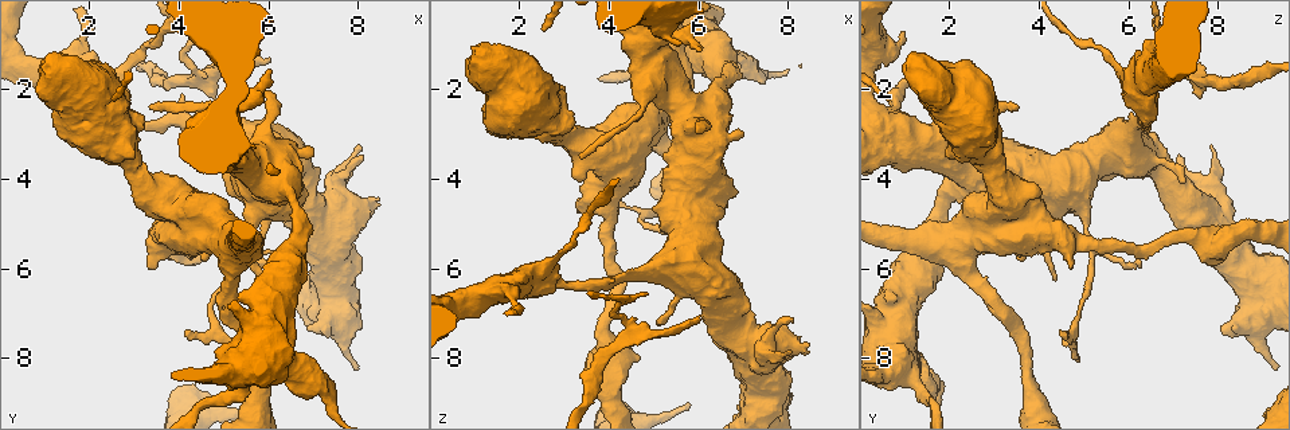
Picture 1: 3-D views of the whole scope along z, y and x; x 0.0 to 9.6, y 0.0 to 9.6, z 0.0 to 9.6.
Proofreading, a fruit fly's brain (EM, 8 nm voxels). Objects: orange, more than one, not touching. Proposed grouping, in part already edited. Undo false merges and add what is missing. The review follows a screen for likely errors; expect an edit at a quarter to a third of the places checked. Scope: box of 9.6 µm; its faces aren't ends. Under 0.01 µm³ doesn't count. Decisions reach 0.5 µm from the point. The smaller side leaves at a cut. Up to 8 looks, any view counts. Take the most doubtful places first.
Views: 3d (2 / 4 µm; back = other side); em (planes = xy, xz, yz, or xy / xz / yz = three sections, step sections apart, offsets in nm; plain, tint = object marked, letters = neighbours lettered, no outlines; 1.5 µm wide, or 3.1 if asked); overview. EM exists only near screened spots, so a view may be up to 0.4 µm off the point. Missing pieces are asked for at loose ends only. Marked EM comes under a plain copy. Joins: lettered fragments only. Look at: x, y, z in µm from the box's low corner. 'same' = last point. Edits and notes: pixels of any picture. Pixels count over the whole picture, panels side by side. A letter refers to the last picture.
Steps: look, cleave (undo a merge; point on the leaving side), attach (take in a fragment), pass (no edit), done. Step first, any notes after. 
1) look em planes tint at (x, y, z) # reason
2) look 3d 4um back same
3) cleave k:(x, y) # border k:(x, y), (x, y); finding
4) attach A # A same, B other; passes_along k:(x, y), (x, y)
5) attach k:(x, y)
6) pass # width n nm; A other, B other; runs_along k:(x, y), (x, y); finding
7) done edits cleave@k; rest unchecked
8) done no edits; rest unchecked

look em planes letters at (5.10, 4.10, 7.20) # tapers out

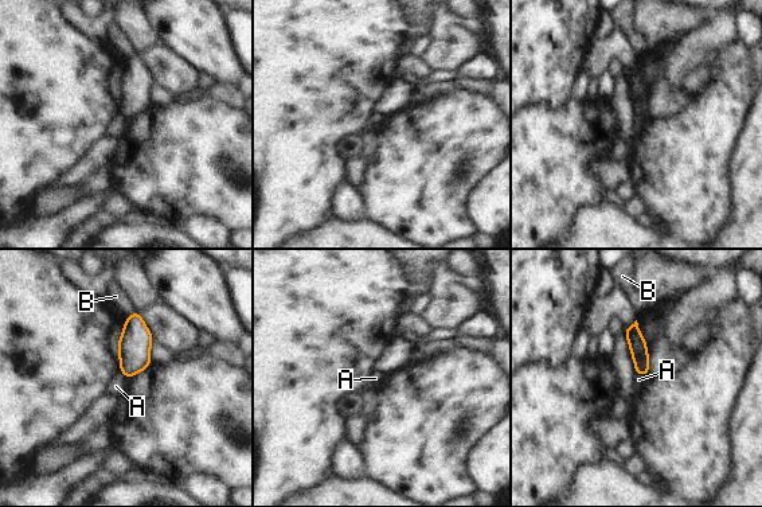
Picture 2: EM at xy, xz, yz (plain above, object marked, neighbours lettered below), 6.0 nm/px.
pass # A other, B other; border 2:(636, 373), (644, 377); none of them fits

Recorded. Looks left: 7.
look em planes letters at (5.55, 0.75, 0.95) # an open end

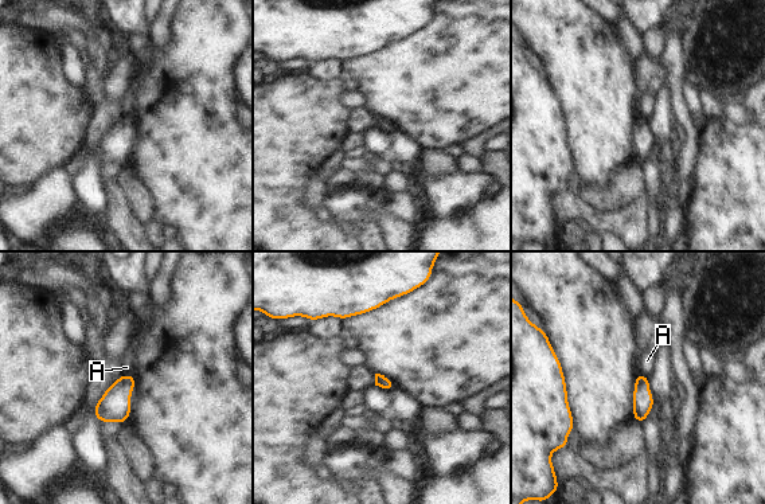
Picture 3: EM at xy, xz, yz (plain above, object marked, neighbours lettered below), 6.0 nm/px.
pass # longest_contact A 60 nm; A other; border 3:(123, 374), (132, 375); no lettered fragment goes on from it

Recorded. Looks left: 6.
look 3d 2um at (4.05, 2.10, 6.30) # branch stops here

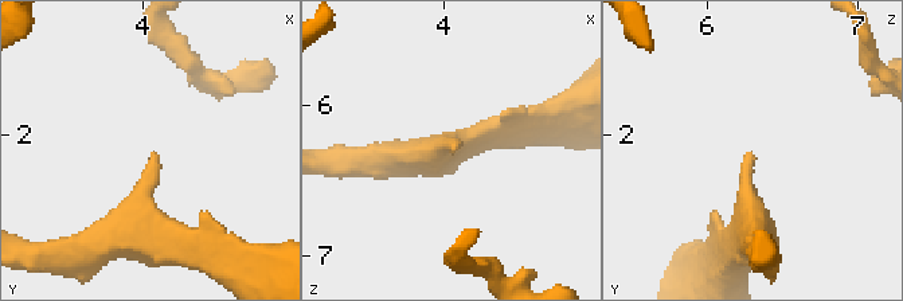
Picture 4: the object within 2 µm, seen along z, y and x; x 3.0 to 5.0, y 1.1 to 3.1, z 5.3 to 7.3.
look em xz step 4 tint at (4.06, 2.12, 6.30)

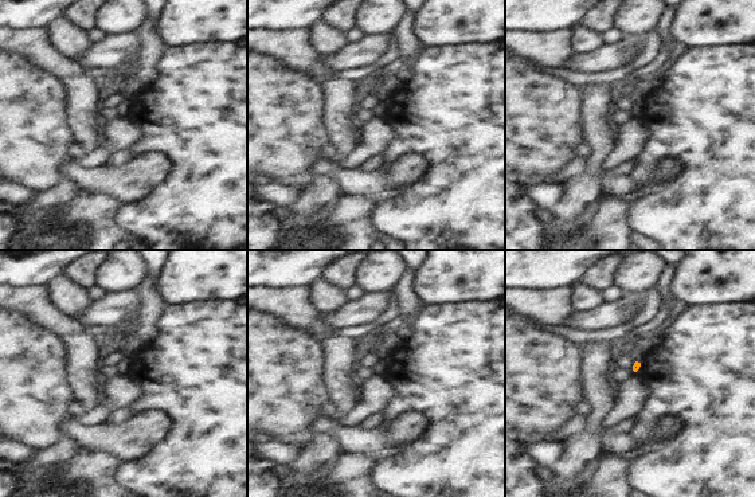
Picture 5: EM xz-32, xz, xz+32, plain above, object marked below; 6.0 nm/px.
look em planes letters same

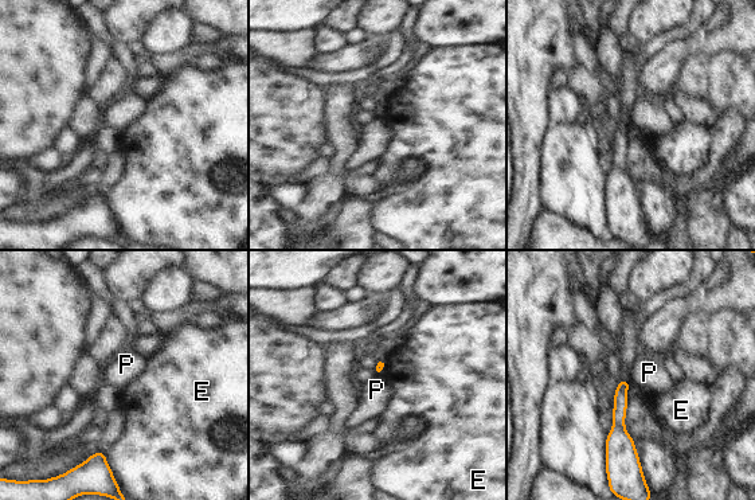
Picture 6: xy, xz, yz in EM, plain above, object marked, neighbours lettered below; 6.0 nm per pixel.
pass # E other, P other; none of them fits

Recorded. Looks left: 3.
done no edits; rest unchecked

